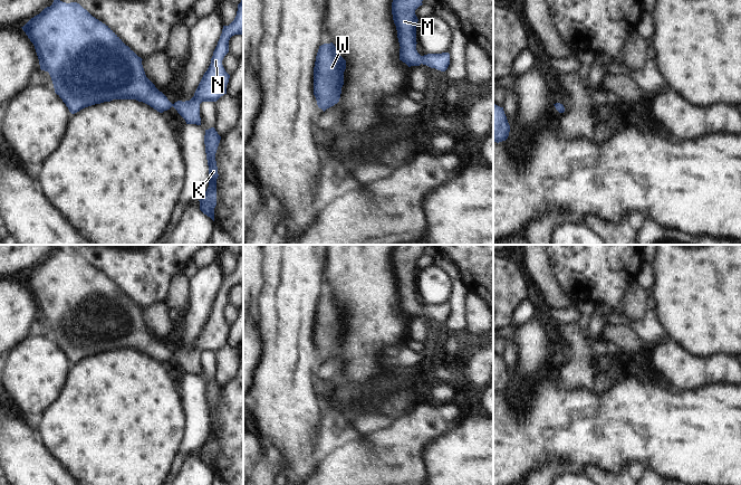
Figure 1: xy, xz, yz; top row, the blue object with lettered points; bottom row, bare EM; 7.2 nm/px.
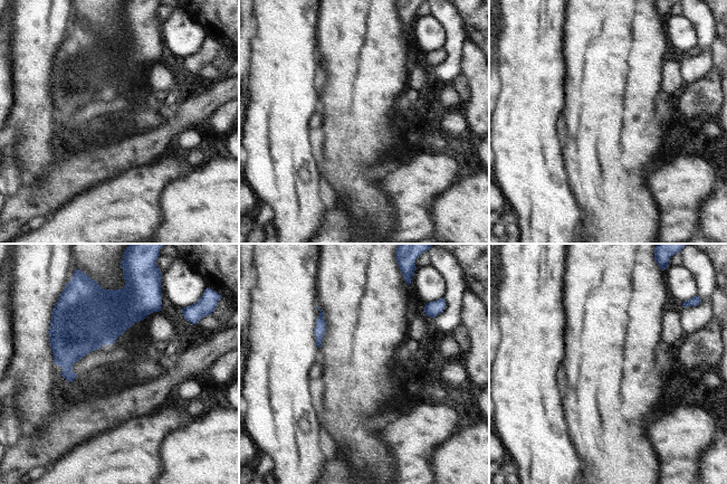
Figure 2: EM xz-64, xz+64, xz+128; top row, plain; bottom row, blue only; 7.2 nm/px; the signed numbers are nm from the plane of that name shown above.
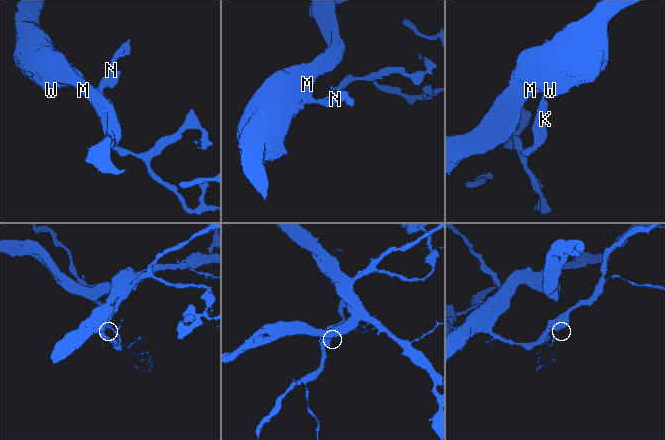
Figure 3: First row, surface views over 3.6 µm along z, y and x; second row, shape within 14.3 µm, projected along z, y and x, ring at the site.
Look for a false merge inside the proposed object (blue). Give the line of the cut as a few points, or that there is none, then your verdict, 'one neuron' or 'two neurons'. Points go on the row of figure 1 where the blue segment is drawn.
cut none; one neuron

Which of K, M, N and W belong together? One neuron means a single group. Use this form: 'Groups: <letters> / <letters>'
Groups: K M N W

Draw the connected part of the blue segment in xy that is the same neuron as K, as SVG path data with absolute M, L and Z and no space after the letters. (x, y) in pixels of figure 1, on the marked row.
M214 127L205 130L204 135L204 144L205 144L205 153L209 165L209 187L206 191L201 197L200 201L200 210L210 217L214 221L214 208L216 206L216 179L218 167L215 161L215 153L220 143L221 136L218 134Z

